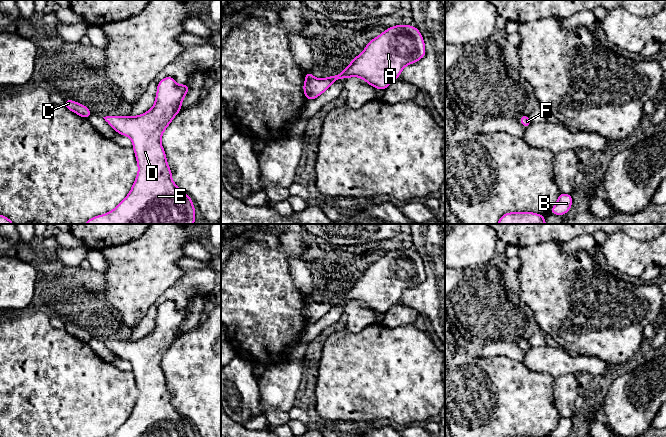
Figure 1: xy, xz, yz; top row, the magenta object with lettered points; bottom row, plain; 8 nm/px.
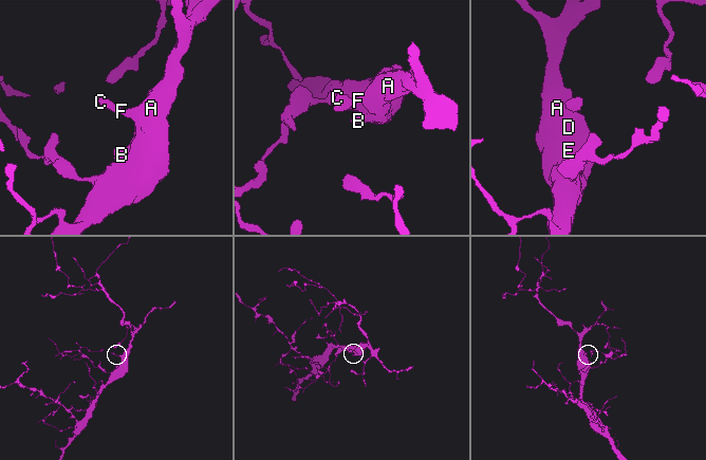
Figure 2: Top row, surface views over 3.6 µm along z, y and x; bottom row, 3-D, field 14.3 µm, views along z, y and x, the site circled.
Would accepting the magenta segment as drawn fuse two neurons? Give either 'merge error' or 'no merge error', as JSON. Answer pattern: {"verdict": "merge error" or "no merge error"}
{"verdict": "no merge error"}

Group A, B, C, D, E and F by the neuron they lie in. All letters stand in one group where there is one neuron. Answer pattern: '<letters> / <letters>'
A B C D E F

